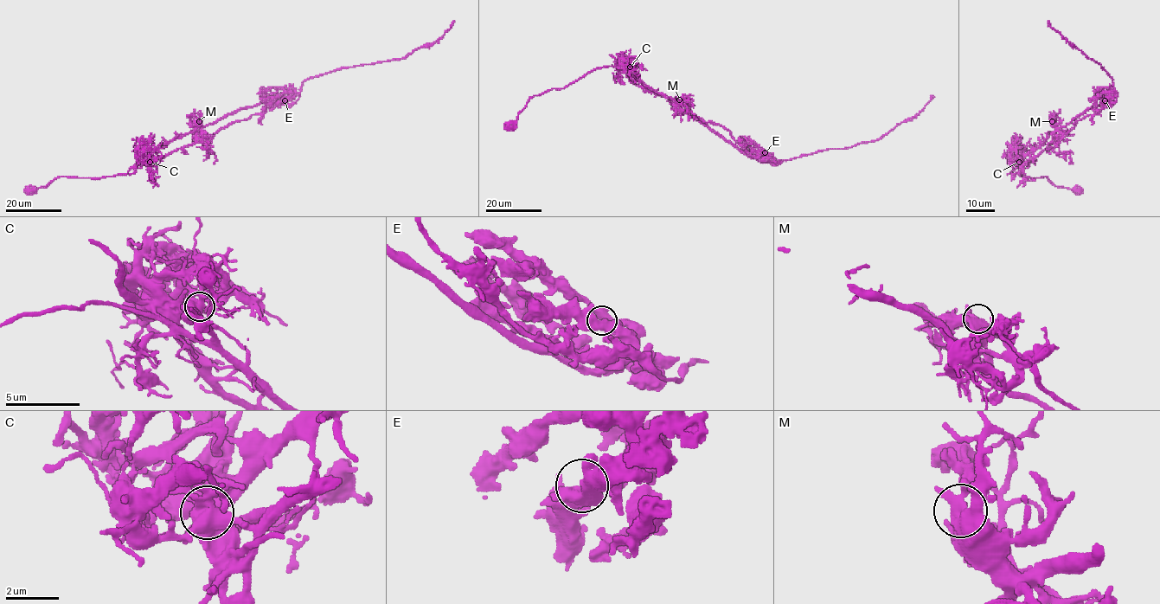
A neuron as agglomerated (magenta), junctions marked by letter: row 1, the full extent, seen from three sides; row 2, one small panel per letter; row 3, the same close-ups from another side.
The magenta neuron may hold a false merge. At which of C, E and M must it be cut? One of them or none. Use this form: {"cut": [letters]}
{"cut": ["C"]}

